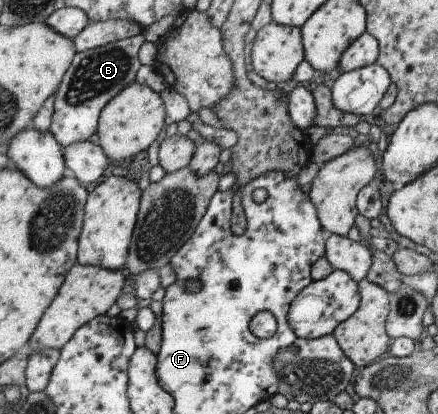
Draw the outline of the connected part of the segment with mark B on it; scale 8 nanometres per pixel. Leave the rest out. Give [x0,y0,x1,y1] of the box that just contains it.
[49,31,143,148]

